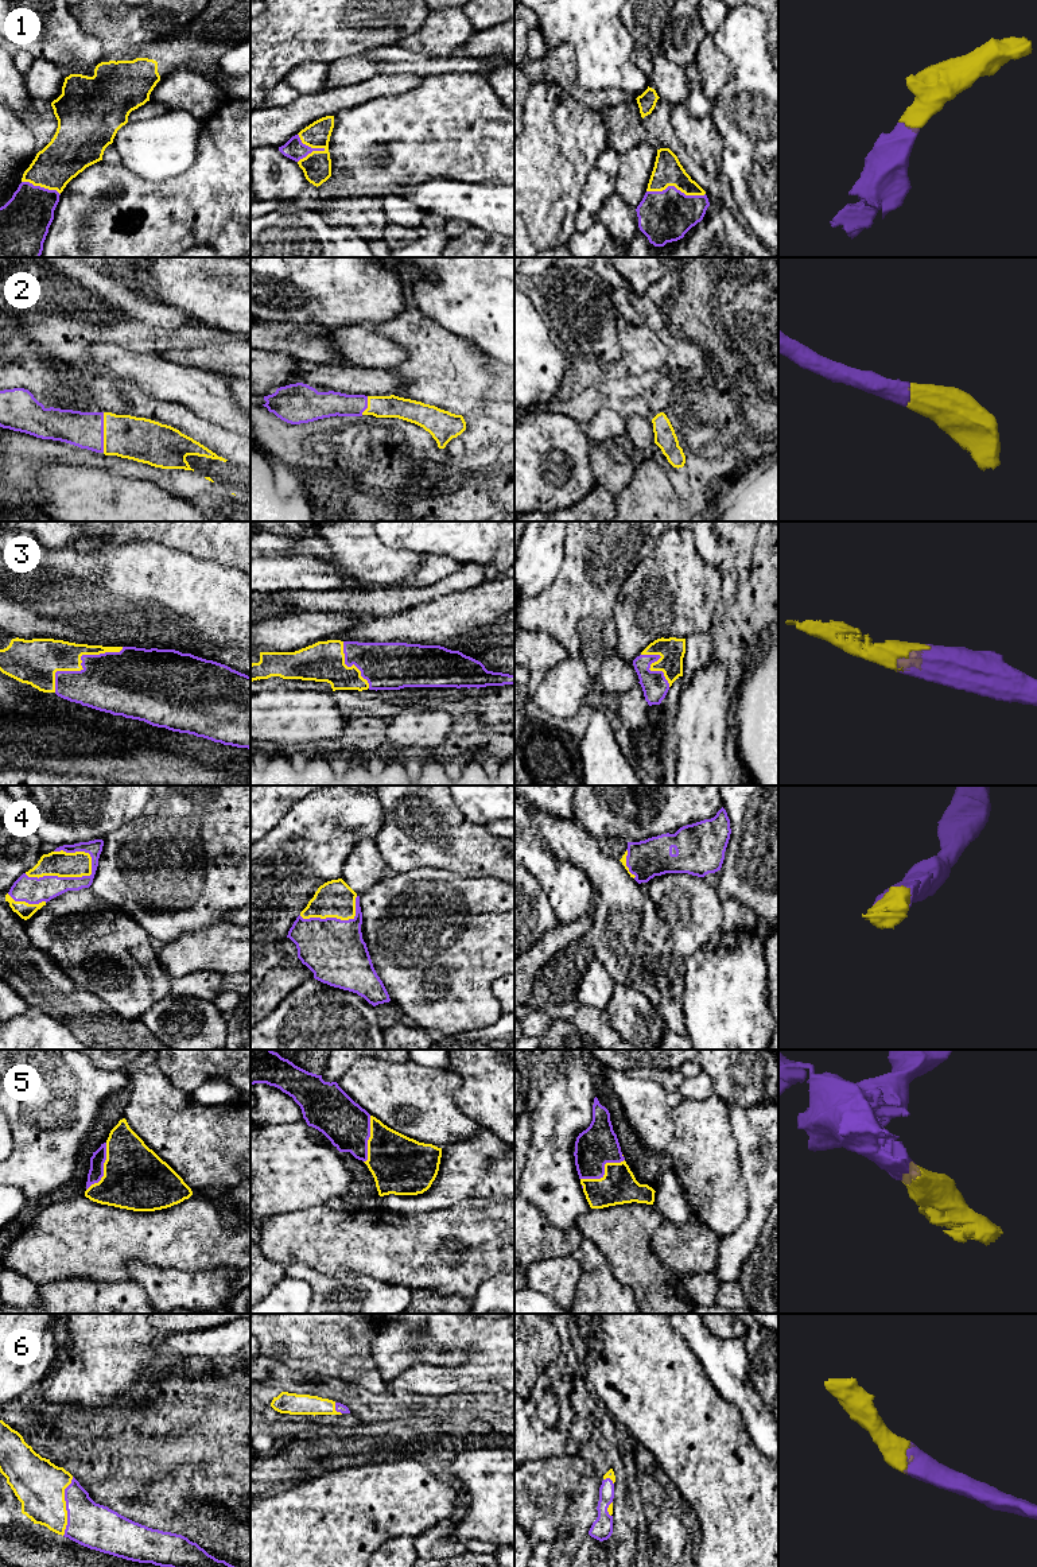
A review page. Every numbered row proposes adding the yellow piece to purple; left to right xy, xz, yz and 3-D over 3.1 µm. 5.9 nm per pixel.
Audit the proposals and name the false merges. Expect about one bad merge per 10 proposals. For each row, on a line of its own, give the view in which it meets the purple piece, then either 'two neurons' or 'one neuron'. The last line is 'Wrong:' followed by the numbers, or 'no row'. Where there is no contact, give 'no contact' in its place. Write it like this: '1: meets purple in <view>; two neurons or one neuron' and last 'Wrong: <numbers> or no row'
1: meets purple in xz; one neuron
2: meets purple in xy; one neuron
3: meets purple in xy; one neuron
4: meets purple in xy; one neuron
5: meets purple in yz; one neuron
6: meets purple in xy; one neuron
Wrong: no row

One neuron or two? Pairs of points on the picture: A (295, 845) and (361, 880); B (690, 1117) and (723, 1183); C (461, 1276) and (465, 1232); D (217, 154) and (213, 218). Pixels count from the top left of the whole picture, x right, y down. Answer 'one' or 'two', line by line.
A: two
B: one
C: one
D: one

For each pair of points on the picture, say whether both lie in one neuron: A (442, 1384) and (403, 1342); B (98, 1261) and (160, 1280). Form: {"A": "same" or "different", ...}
{"A": "different", "B": "different"}

